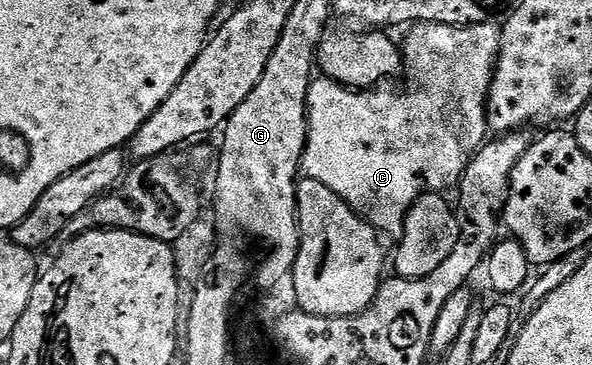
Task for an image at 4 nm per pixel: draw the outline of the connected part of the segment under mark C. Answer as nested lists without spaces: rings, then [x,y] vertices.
[[[492,21],[481,22],[477,26],[440,26],[434,22],[423,22],[412,27],[413,30],[405,38],[405,46],[403,42],[403,66],[409,70],[409,78],[413,82],[417,82],[414,86],[409,86],[406,90],[385,90],[389,88],[370,88],[368,90],[359,90],[348,86],[341,86],[337,82],[333,82],[330,78],[317,76],[310,81],[309,95],[307,96],[307,104],[309,105],[309,135],[307,136],[307,144],[305,145],[305,155],[301,158],[301,168],[304,177],[311,180],[319,180],[319,184],[327,184],[327,188],[331,188],[331,192],[335,192],[356,214],[370,222],[377,230],[377,233],[386,239],[400,240],[403,236],[403,228],[405,227],[405,214],[410,208],[416,204],[419,199],[427,194],[434,192],[445,192],[449,185],[460,183],[461,173],[465,171],[467,161],[467,153],[465,154],[465,146],[461,143],[461,138],[457,135],[455,127],[449,123],[449,117],[453,114],[453,93],[461,86],[461,118],[465,122],[469,122],[469,142],[473,148],[480,147],[487,138],[487,123],[485,120],[485,104],[489,100],[489,85],[493,79],[493,67],[497,61],[497,53],[499,52],[499,44],[501,43],[501,31]]]

